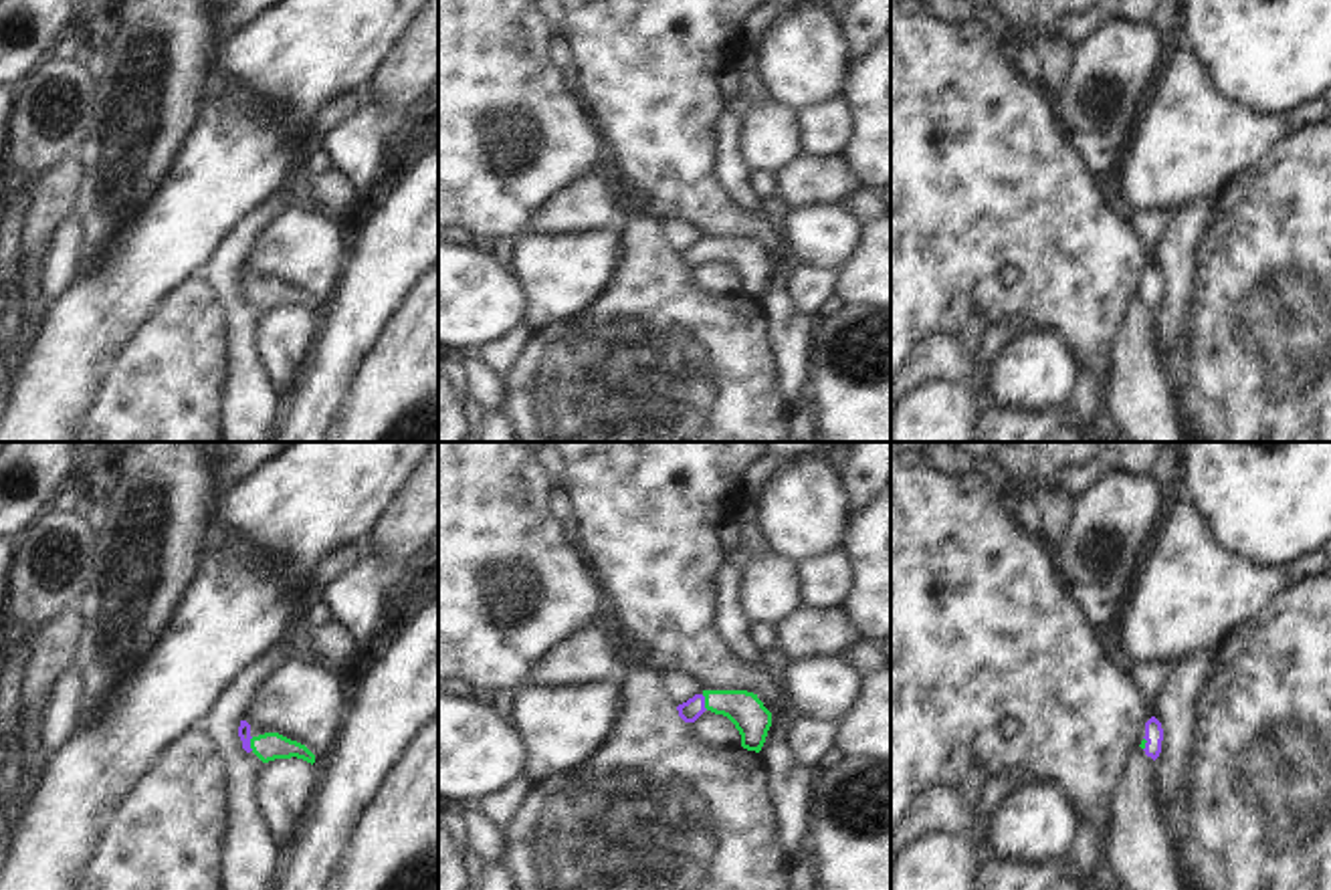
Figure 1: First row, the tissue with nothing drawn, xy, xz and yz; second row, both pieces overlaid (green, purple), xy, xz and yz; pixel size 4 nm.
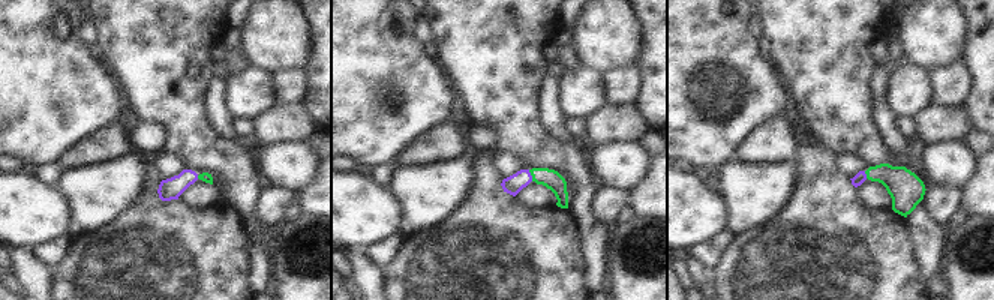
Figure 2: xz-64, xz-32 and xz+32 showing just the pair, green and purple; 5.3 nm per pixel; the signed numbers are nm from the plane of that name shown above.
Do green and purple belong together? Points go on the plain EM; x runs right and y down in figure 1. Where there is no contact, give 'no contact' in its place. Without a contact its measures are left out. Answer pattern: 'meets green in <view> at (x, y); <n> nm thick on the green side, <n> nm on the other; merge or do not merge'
meets green in xz at (705, 251); 150 nm thick on the green side, 90 nm on the other; merge

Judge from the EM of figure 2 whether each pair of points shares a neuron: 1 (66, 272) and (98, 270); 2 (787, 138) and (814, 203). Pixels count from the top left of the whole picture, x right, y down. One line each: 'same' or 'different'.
1: same
2: different

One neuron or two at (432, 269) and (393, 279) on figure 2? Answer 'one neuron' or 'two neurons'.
one neuron

